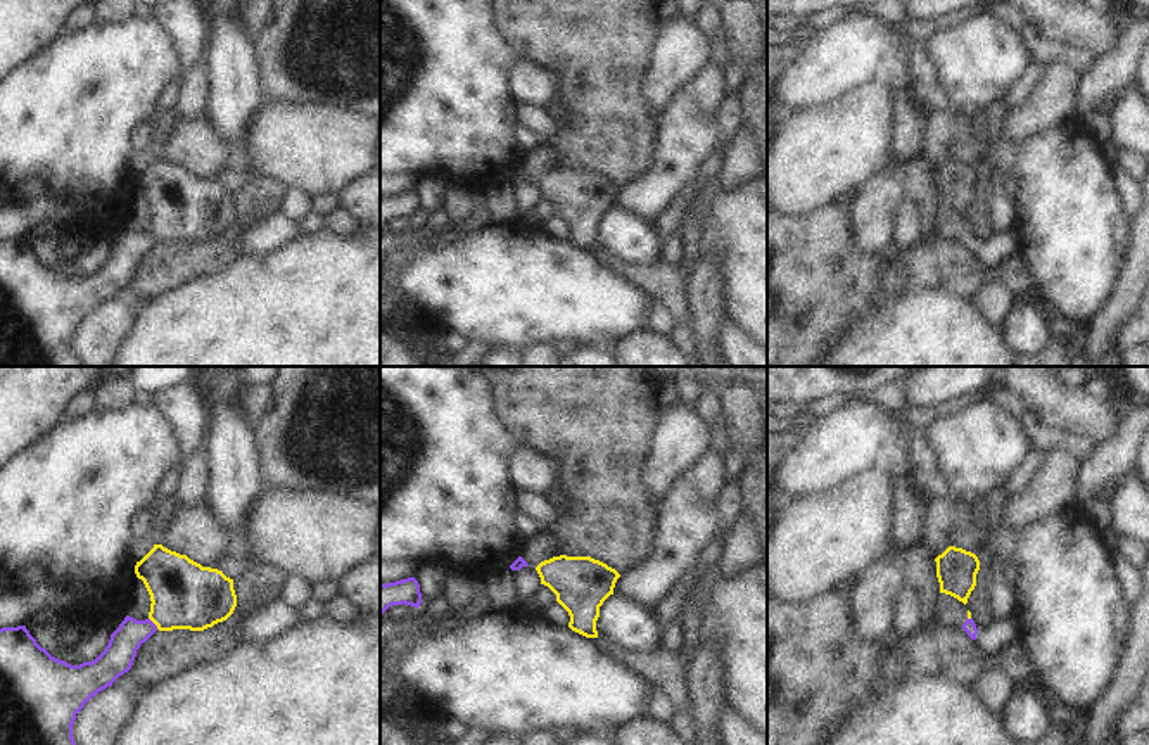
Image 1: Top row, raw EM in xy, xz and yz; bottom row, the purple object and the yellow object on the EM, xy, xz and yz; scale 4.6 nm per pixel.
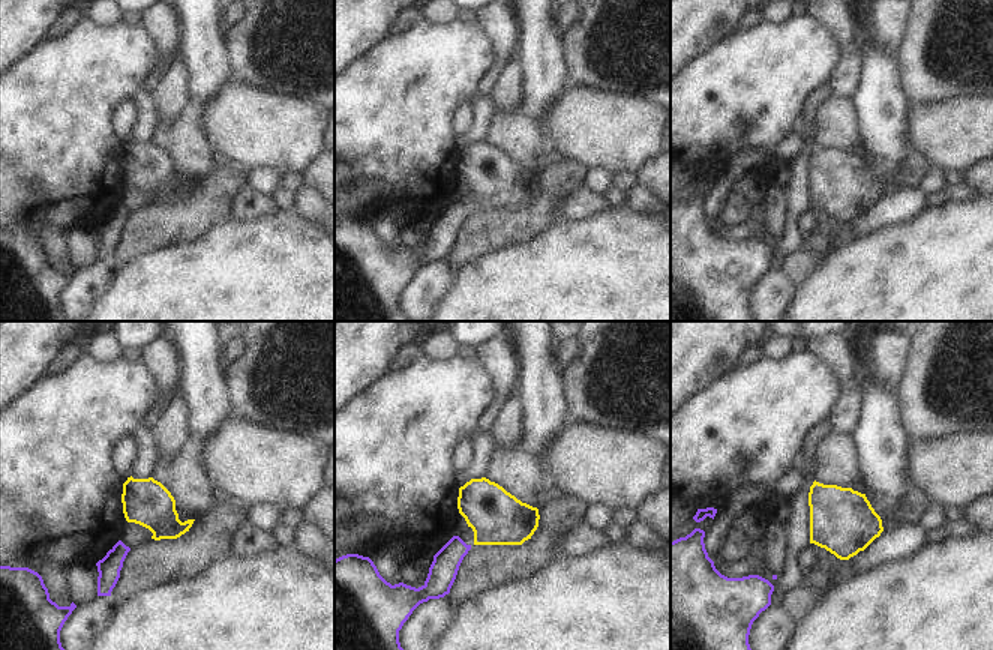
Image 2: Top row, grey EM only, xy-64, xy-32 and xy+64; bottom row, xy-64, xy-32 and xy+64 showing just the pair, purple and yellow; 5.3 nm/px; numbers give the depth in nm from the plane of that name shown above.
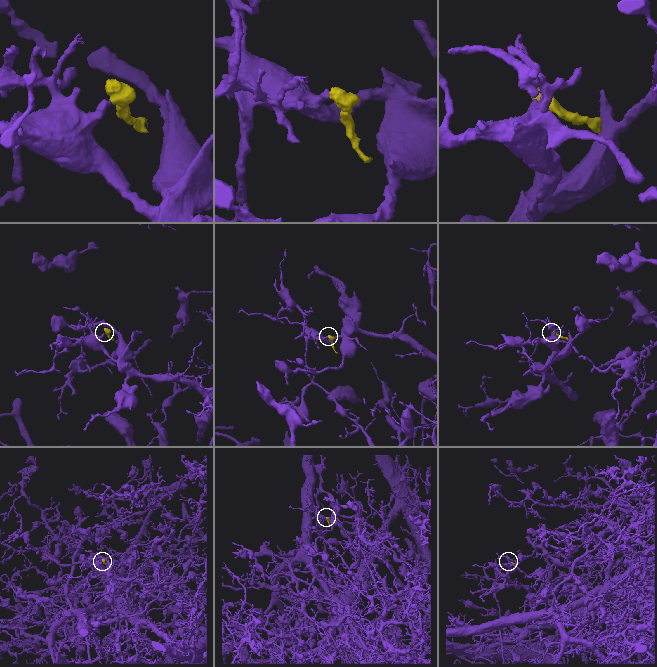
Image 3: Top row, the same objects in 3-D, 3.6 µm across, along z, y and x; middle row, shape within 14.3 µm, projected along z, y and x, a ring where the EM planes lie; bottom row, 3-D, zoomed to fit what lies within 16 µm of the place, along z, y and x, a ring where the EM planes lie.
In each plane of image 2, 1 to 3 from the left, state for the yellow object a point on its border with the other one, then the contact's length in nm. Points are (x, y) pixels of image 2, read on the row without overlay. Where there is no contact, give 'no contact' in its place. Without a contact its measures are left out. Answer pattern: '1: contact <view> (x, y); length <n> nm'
1: no contact
2: no contact
3: no contact

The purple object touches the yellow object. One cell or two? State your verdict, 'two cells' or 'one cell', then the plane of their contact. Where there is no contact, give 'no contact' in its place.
two cells; meets purple in xy

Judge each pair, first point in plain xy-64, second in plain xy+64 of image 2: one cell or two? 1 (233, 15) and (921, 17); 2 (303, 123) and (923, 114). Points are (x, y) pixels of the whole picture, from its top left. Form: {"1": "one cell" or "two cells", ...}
{"1": "two cells", "2": "one cell"}

